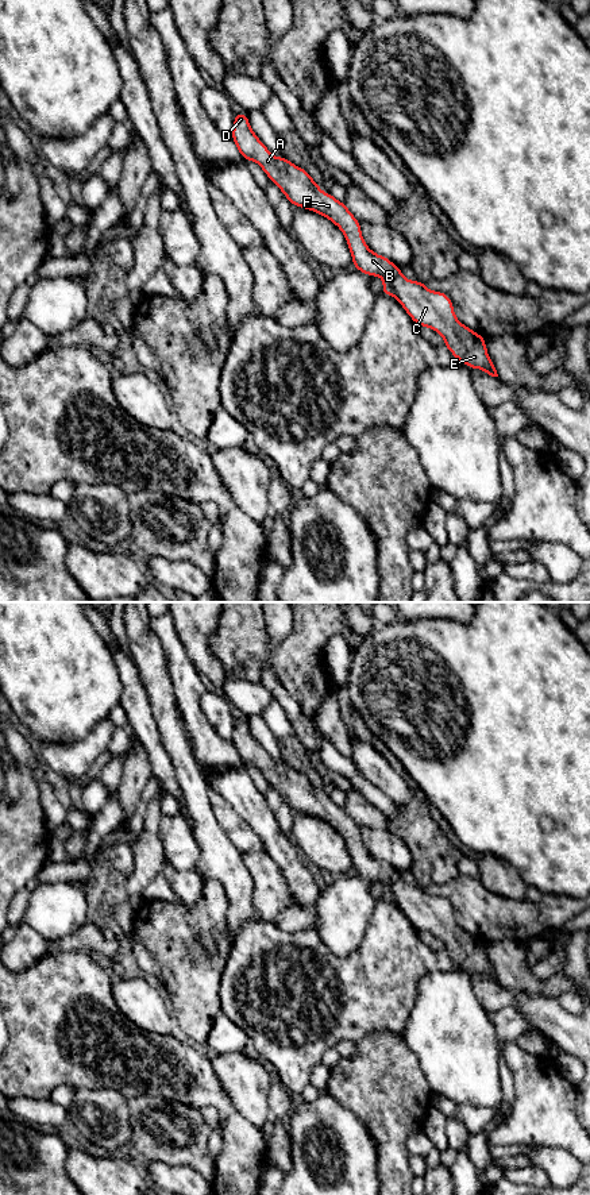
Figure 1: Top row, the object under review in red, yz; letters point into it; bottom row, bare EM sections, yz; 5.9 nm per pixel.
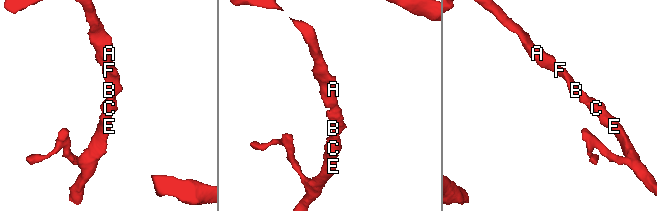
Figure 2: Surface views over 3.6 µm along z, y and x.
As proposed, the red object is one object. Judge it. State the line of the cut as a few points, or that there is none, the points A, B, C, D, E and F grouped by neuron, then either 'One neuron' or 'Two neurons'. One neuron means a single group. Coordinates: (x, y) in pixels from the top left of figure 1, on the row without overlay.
No split. Groups: A B C D E F. One neuron

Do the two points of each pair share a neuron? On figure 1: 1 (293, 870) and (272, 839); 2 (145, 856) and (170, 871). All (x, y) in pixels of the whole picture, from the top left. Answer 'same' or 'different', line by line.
1: same
2: different

